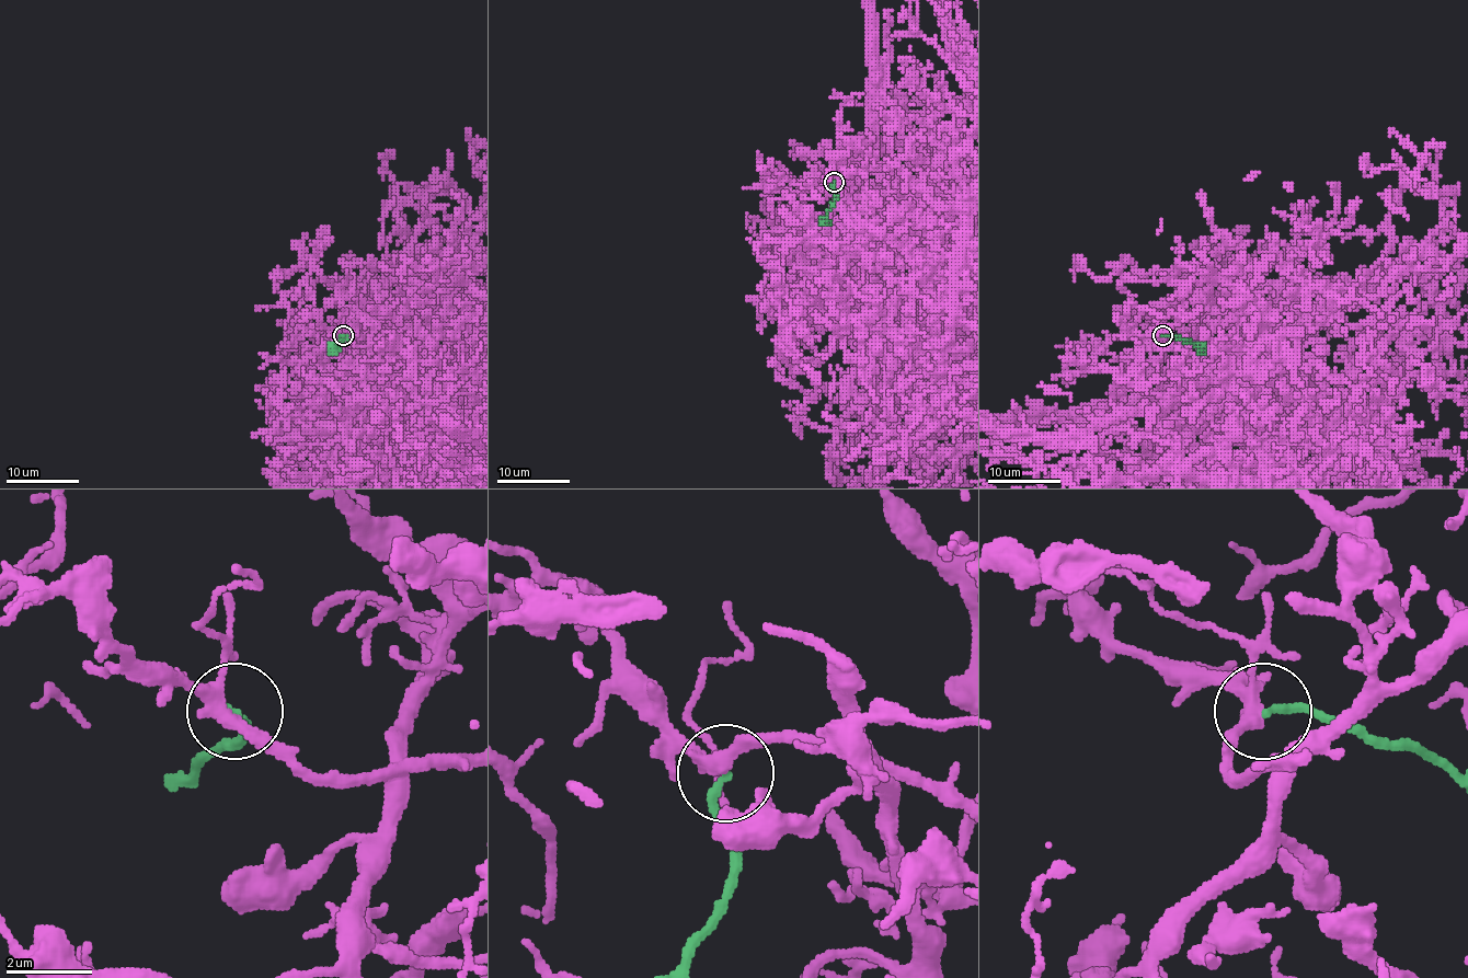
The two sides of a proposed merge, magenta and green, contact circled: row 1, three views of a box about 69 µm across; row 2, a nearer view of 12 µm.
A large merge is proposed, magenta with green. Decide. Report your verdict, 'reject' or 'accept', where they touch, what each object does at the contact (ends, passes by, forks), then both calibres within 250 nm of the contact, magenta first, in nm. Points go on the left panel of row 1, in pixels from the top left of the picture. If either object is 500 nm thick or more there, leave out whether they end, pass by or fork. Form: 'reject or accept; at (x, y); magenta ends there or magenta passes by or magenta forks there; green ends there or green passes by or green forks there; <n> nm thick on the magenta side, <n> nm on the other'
reject; at (343, 335); magenta forks there; green ends there; 280 nm thick on the magenta side, 180 nm on the other

